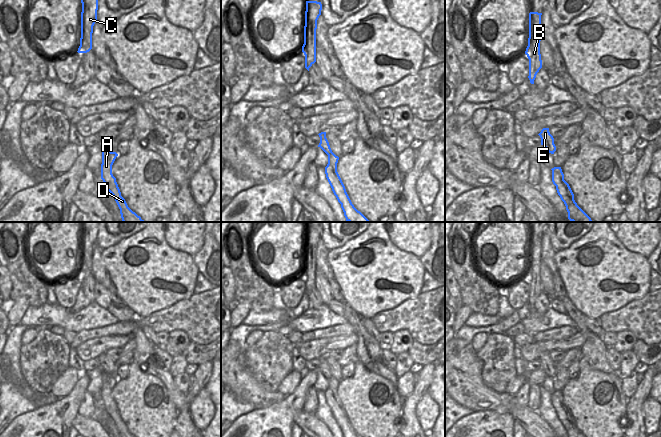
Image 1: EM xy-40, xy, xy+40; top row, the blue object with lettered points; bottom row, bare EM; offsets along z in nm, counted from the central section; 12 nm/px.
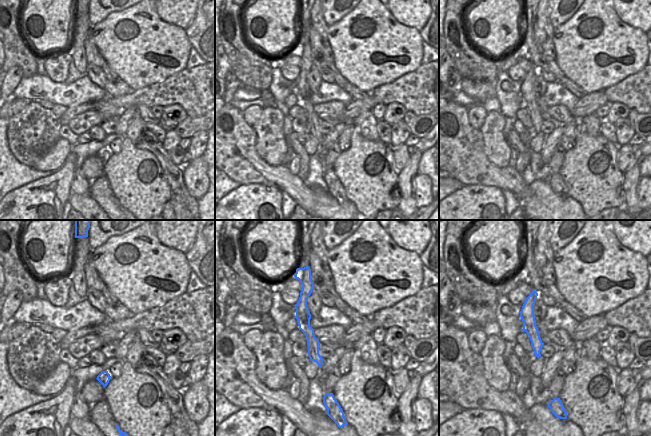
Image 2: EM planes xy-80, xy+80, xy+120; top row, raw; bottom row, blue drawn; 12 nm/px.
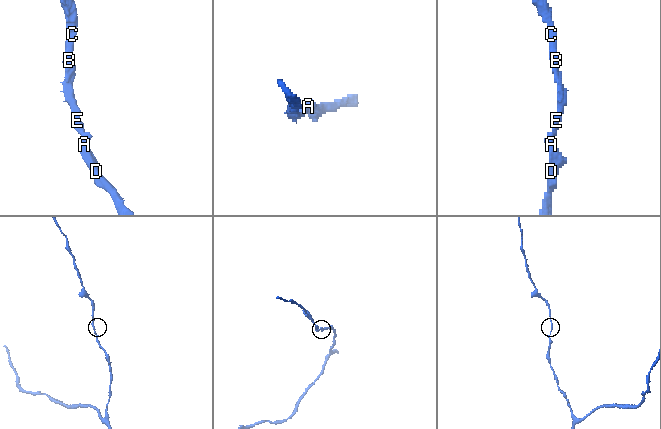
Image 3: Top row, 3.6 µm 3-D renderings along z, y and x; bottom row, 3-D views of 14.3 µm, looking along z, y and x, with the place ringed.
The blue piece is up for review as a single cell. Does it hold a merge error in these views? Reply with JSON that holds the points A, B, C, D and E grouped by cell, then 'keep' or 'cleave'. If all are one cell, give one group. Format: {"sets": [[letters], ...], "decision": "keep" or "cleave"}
{"sets": [["A", "B", "C", "D", "E"]], "decision": "keep"}

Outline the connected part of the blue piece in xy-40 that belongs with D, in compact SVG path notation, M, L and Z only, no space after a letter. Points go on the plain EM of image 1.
M107 373L102 374L101 403L104 406L104 410L113 419L120 437L135 437L128 431L125 423L121 420L116 402L112 398L112 389L117 380L116 376L111 376Z

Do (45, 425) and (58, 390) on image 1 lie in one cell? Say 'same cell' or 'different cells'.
different cells

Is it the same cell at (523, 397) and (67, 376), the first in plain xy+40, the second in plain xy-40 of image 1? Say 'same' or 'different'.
different

